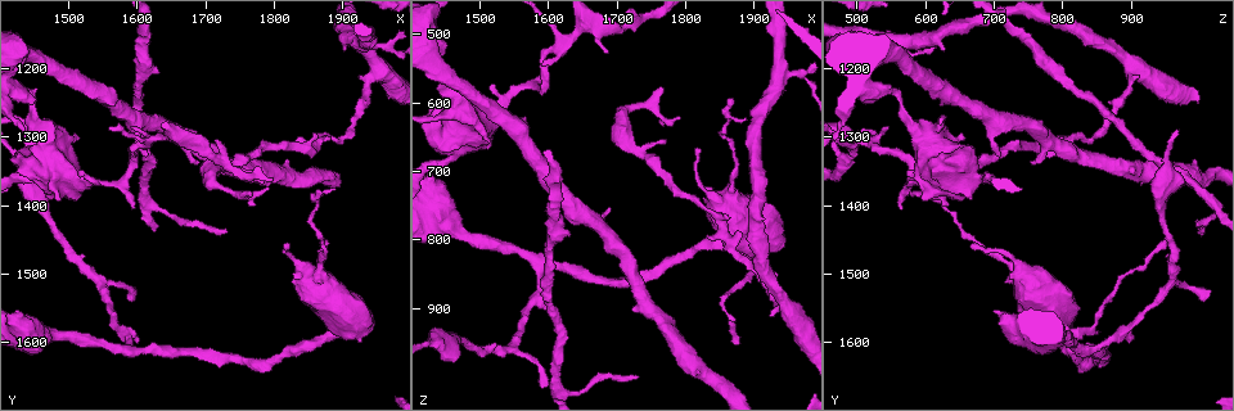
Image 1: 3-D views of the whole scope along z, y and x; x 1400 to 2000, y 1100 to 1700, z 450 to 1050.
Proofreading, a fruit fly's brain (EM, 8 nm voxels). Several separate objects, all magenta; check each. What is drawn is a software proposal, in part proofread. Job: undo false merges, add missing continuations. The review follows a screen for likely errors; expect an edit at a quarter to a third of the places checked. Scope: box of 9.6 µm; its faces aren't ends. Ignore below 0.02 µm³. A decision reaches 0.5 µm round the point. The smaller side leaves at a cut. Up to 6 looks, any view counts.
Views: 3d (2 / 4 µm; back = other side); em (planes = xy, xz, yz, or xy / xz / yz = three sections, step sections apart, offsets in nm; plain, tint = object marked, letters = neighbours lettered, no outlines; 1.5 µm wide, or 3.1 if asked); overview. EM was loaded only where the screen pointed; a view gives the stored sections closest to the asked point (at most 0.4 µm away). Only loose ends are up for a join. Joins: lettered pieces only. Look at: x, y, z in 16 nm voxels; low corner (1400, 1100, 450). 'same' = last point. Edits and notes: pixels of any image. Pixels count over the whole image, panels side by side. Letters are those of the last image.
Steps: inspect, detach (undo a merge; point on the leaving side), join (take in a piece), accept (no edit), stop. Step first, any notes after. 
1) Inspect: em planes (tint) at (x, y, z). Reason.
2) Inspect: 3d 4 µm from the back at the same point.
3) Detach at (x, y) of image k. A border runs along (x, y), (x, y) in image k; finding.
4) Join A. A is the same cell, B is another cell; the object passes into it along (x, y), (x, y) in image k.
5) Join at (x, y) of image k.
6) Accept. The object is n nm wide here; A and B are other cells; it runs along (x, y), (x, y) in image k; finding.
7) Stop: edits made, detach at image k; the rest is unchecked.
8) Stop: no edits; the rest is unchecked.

Inspect: em planes (tint) at (1730, 1440, 1000). An open end.

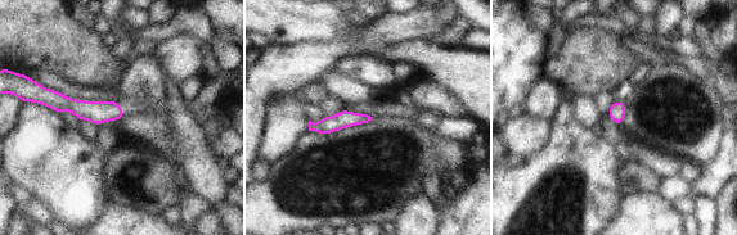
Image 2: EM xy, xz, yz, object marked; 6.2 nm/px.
Inspect: em planes (letters) at the same point.

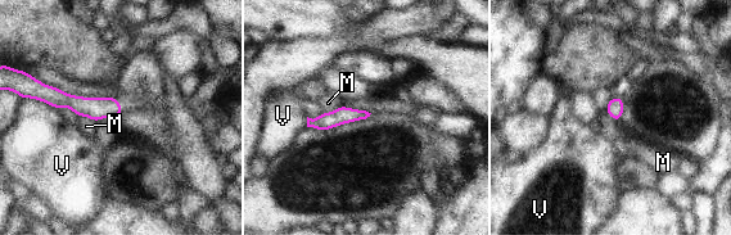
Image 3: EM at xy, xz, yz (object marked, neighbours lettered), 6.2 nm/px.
Accept. The object is 110 nm wide here; M and V are other cells; it runs along (45, 94), (118, 111) in image 3; none of them fits.

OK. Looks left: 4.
Inspect: em planes (letters) at (1550, 1515, 960). Branch point.

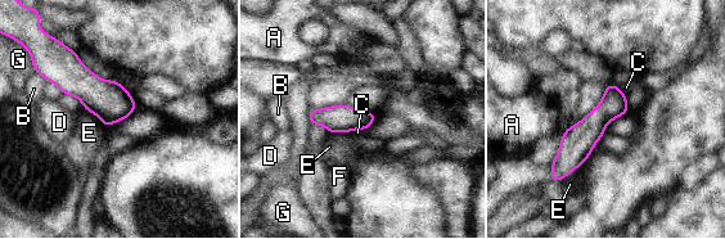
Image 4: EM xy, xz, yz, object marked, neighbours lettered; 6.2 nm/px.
Accept. The object is 130 nm wide here; the longest contact is with E, 190 nm; A, B, C, D, E, F and G are other cells; one cell here.

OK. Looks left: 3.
Inspect: em planes (letters) at (1690, 1295, 525). An open end.

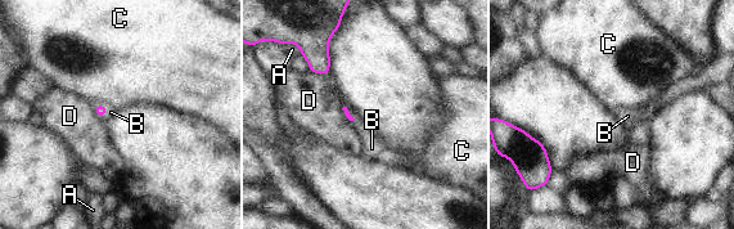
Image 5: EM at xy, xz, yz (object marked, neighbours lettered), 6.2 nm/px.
Join B. B is the same cell, A, C and D are other cells; the object passes into it along (99, 109), (107, 107), (111, 112) in image 5; it goes on there.

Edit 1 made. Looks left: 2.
Stop: edits made, join at image 5; the rest is unchecked.

